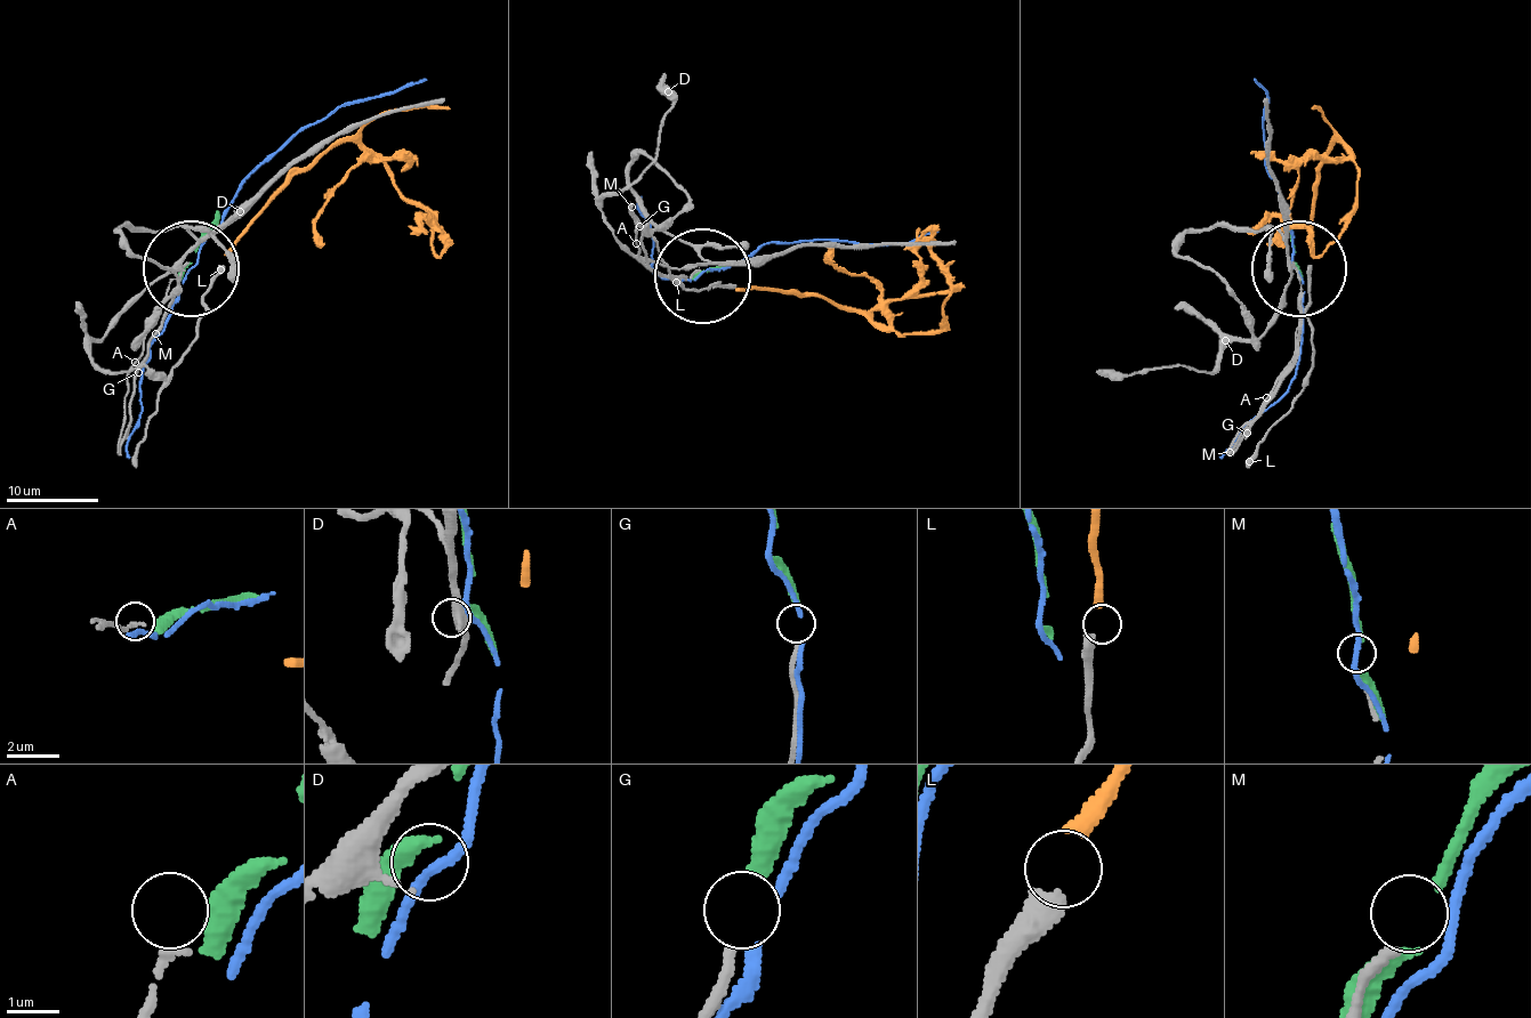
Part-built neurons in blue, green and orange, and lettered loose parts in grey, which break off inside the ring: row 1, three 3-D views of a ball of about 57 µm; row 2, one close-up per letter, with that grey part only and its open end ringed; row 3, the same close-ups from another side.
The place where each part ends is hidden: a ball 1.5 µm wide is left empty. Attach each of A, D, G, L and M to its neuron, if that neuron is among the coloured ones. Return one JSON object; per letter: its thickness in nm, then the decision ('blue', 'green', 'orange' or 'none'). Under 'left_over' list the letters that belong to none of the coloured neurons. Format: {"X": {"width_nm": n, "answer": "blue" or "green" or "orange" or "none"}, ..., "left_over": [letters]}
{"A": {"width_nm": 130, "answer": "none"}, "D": {"width_nm": 150, "answer": "none"}, "G": {"width_nm": 190, "answer": "green"}, "L": {"width_nm": 460, "answer": "orange"}, "M": {"width_nm": 190, "answer": "none"}, "left_over": ["A", "D", "M"]}

